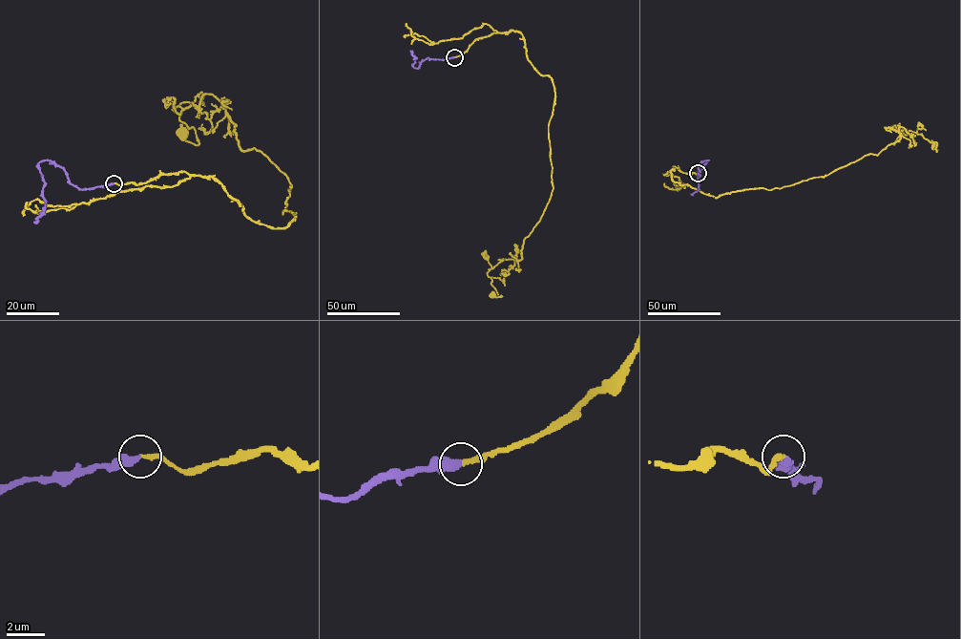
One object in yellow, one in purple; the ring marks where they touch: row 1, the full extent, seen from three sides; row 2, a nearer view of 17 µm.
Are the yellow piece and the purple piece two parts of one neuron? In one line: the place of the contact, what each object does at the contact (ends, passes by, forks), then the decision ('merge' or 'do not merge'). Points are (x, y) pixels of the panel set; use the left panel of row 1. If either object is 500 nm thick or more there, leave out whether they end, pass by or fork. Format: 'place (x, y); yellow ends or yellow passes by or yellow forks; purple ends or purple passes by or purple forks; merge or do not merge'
place (114, 183); yellow ends; purple ends; merge

